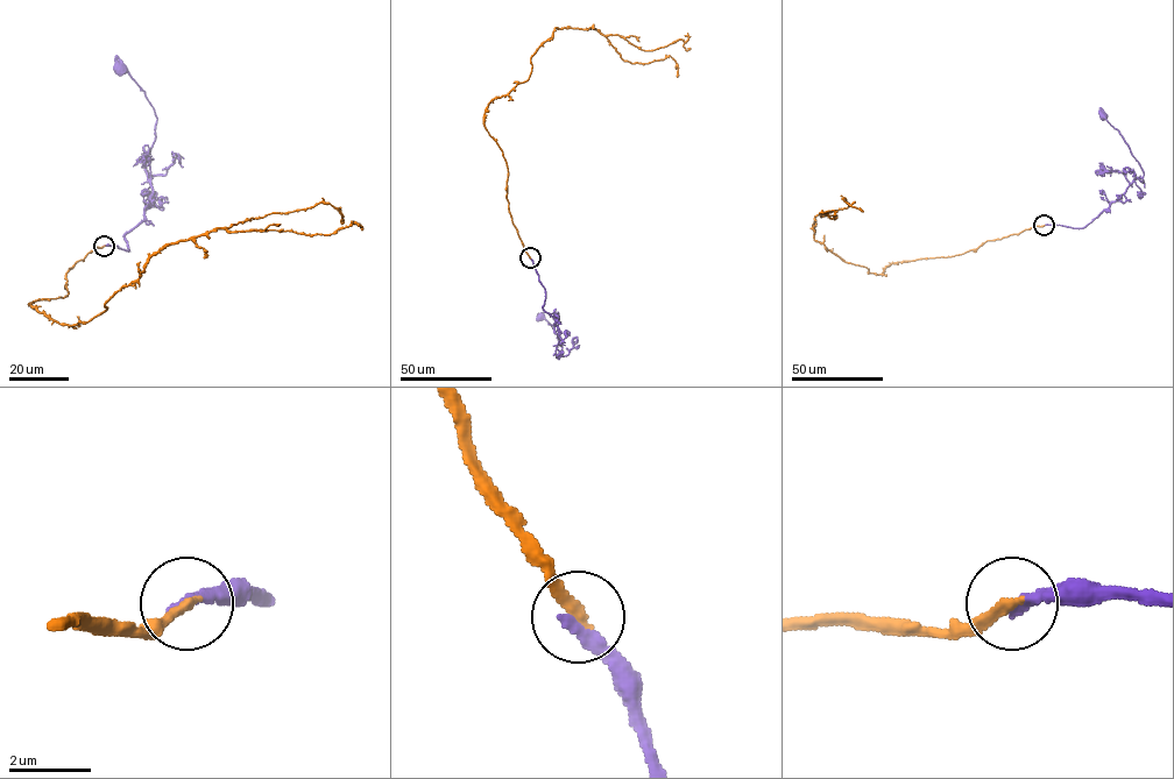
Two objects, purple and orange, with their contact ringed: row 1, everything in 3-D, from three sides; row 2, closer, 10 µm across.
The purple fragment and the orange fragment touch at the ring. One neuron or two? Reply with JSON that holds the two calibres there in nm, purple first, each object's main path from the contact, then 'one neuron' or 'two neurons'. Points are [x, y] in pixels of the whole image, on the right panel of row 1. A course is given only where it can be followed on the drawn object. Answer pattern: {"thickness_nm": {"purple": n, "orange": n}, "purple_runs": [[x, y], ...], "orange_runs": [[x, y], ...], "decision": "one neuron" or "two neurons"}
{"thickness_nm": {"purple": 340, "orange": 280}, "purple_runs": [[1044, 225], [1083, 228], [1143, 176], [1129, 144], [1103, 117]], "orange_runs": [[1044, 225], [953, 256], [896, 262], [879, 274], [814, 239], [817, 216], [849, 206], [842, 199], [863, 212]], "decision": "two neurons"}

